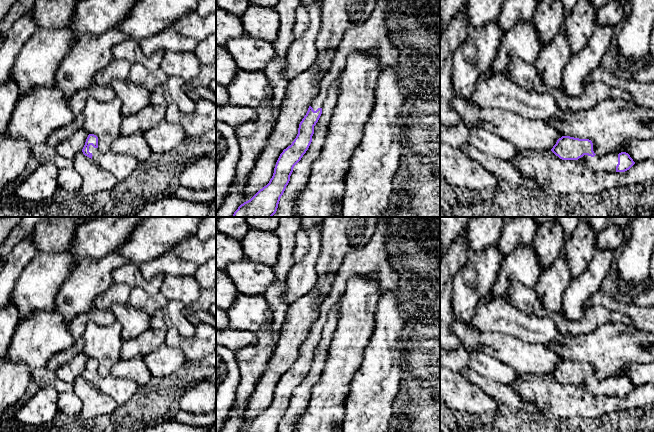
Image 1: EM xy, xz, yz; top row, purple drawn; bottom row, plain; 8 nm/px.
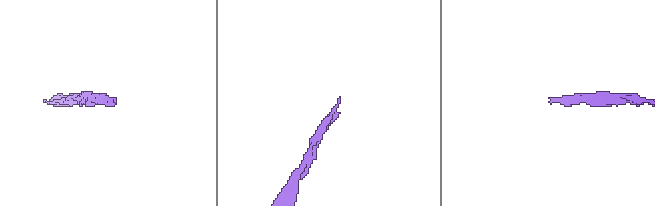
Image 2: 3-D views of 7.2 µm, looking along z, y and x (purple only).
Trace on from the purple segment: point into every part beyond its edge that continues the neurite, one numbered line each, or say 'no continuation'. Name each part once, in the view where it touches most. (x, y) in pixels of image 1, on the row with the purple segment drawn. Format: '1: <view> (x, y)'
1: xy (120, 166)

